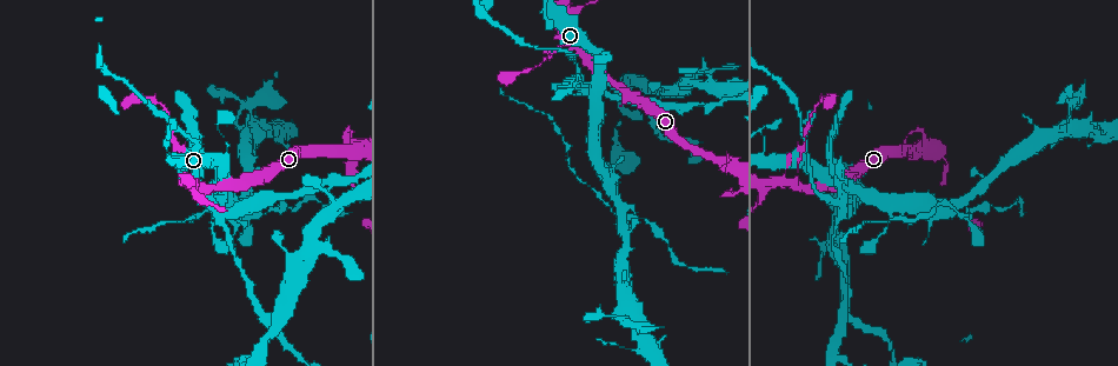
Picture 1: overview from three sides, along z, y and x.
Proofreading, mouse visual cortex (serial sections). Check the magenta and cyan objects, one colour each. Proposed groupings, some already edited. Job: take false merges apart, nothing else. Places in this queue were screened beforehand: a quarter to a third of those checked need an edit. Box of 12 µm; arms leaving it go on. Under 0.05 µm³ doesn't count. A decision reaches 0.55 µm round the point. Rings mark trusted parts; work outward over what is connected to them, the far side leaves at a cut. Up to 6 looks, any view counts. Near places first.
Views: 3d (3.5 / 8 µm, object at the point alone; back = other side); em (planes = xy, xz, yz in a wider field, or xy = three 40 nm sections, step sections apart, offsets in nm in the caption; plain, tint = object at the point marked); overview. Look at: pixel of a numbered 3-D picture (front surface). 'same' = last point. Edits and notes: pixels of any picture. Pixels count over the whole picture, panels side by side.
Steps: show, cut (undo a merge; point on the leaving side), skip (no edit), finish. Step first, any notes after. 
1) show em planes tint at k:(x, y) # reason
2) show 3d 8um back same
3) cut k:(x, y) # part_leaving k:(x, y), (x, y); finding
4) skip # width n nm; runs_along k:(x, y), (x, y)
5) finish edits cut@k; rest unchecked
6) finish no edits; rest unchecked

show 3d 3.5um at 1:(569, 46) # thin neck

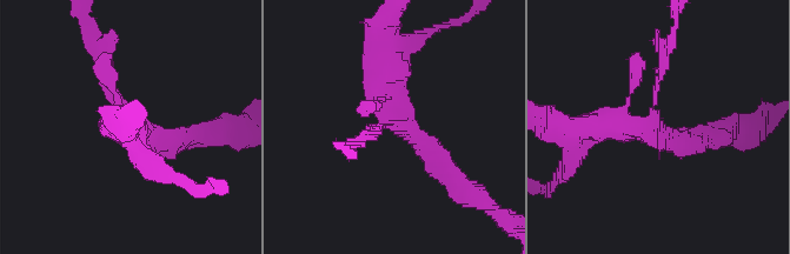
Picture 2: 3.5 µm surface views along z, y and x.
show em xy step 1 tint at 2:(655, 129)

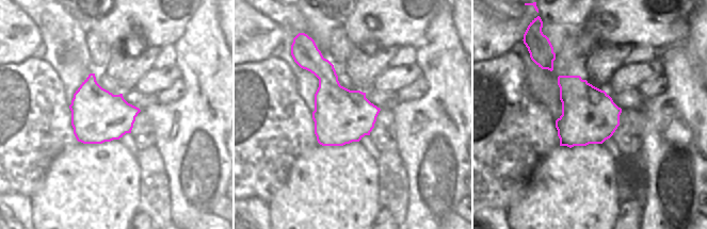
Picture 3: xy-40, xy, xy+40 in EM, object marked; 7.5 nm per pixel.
show em xy step 5 tint same # cut it another way

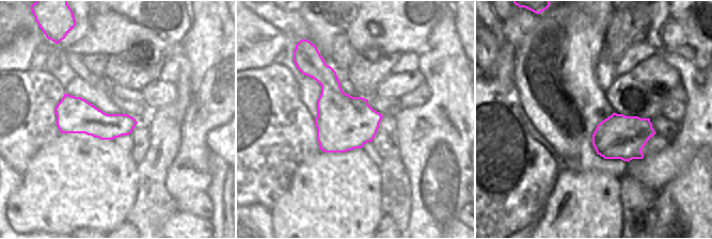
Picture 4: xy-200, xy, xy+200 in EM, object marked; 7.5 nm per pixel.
cut 2:(663, 59) # width 420 nm; part_leaving 2:(654, 106), (671, 31); two cells meet here

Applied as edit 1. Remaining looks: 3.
show overview # see it whole again

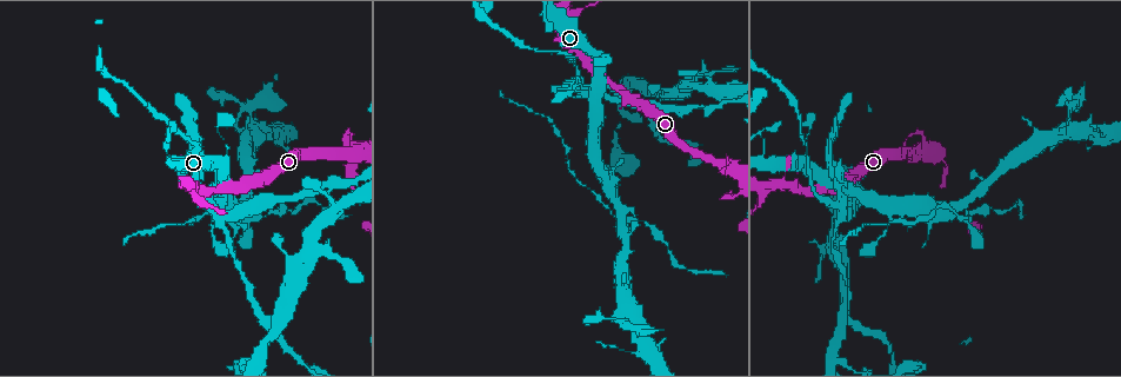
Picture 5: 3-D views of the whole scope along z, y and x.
show 3d 3.5um at 5:(593, 61) # calibre changes

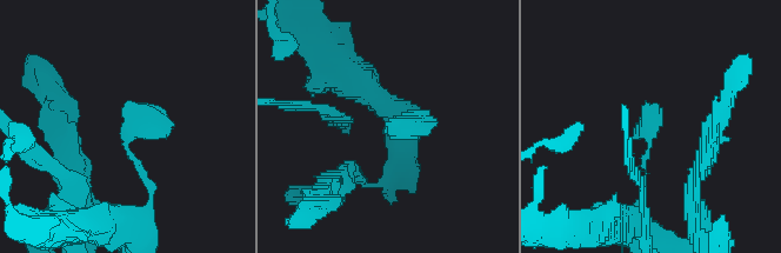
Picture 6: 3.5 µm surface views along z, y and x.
show em xy step 1 tint at 6:(128, 146)

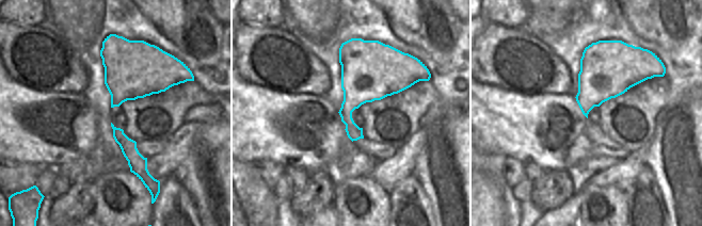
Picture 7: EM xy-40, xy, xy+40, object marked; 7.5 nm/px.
skip # runs_along 7:(115, 130), (128, 146), (145, 177); continuous, no second cell

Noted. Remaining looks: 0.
finish edits cut@2; rest unchecked

